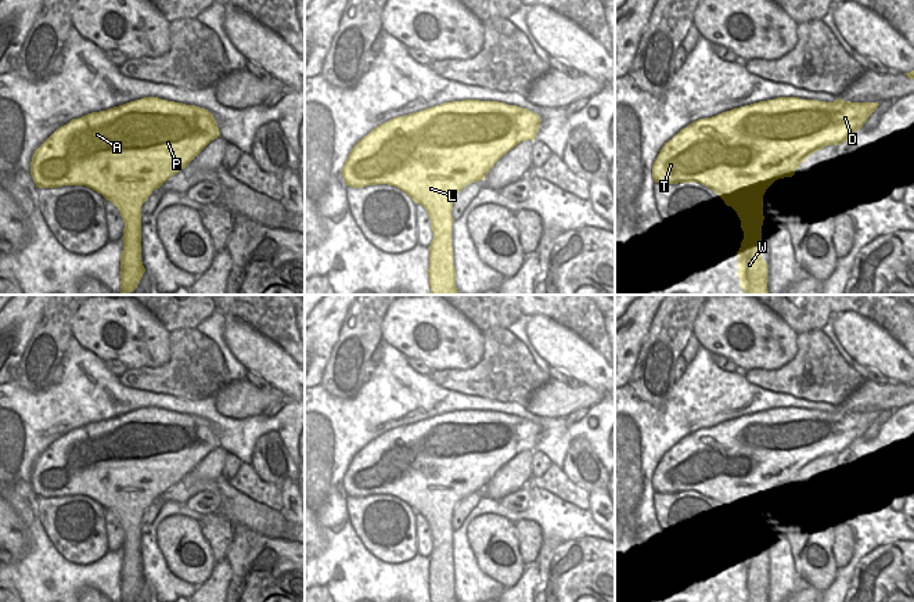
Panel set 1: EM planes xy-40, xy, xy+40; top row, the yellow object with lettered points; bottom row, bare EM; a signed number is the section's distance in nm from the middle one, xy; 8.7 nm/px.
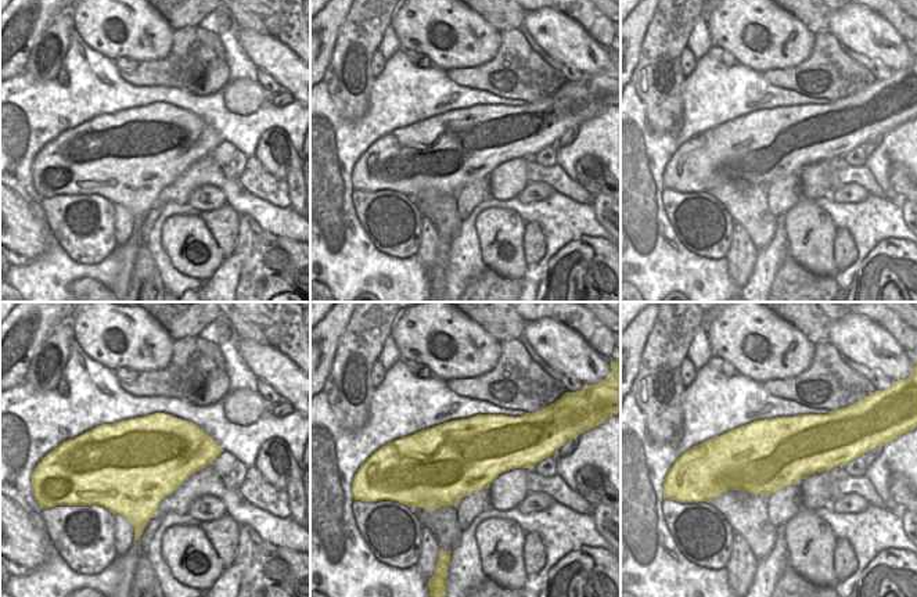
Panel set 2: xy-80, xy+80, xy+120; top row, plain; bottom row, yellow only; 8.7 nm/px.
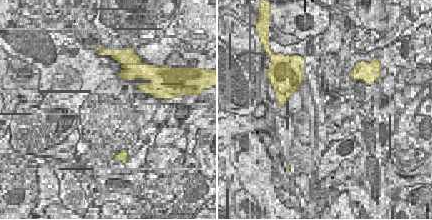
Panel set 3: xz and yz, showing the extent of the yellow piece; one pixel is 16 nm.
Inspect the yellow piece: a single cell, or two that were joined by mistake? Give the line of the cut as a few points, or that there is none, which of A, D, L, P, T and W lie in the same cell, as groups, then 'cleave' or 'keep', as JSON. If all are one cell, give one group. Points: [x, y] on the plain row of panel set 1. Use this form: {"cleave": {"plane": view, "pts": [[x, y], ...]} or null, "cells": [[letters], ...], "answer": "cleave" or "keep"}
{"cleave": null, "cells": [["A", "D", "L", "P", "T", "W"]], "answer": "keep"}

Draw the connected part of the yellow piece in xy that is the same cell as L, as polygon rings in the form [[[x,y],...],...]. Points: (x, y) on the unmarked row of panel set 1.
[[[479,410],[443,412],[406,426],[393,428],[373,439],[352,458],[342,477],[342,486],[346,495],[353,498],[377,494],[395,495],[404,501],[415,513],[422,515],[433,541],[428,580],[431,602],[458,602],[451,556],[453,511],[468,494],[483,490],[494,473],[521,451],[535,451],[540,432],[541,429],[537,423],[505,412]]]

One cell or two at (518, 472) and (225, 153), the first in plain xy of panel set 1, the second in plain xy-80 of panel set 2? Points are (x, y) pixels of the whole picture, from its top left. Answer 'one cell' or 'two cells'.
one cell

